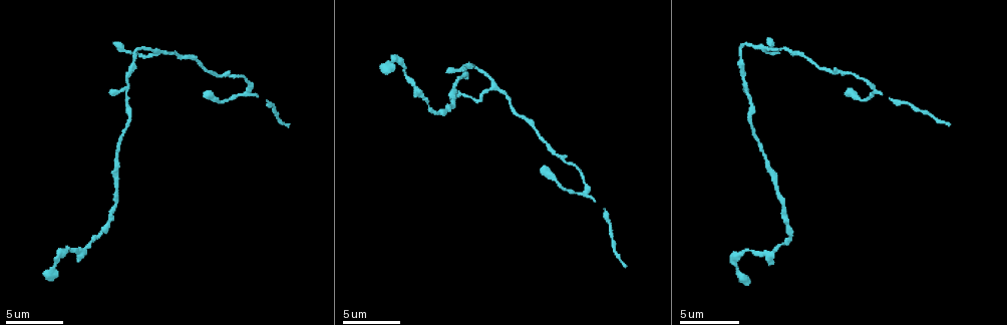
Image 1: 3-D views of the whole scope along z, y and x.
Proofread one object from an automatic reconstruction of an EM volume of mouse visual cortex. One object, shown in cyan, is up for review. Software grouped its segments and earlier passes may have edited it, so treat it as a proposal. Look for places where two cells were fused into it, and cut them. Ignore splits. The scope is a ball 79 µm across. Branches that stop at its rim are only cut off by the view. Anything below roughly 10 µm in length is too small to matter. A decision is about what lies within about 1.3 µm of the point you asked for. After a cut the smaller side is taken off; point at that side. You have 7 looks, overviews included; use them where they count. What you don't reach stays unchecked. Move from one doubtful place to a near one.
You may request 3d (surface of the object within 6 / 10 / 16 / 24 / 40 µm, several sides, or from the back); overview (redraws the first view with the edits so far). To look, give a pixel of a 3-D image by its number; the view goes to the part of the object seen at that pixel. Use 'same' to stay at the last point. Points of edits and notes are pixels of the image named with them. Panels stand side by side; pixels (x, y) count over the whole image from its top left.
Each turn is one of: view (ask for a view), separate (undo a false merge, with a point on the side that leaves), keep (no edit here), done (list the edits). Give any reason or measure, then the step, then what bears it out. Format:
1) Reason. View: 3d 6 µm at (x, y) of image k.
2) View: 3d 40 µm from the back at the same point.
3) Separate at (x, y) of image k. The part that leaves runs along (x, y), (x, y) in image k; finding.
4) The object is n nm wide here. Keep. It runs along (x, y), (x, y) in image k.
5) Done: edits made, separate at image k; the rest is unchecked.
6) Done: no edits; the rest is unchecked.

View: 3d 10 µm at (749, 94) of image 1.

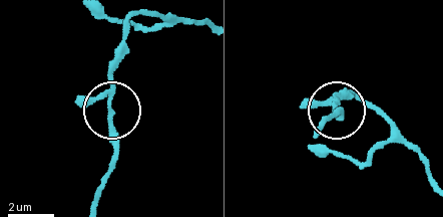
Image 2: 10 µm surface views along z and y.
Keep. It runs along (125, 55), (110, 82), (116, 167) in image 2; one cell here.

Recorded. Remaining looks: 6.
Thin neck. View: 3d 16 µm at (509, 102) of image 1.

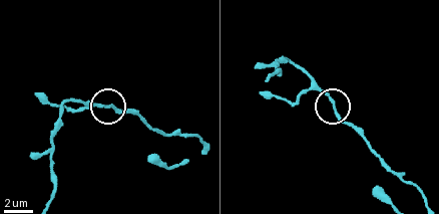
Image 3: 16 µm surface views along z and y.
View: 3d 6 µm at (333, 108) of image 3.

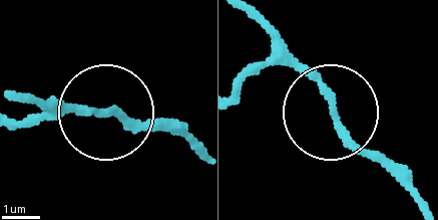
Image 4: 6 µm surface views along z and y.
Keep. It runs along (21, 97), (110, 107), (171, 127) in image 4; all the same cell.

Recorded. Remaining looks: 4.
Two arms at a narrow angle. View: 3d 10 µm at (841, 73) of image 1.

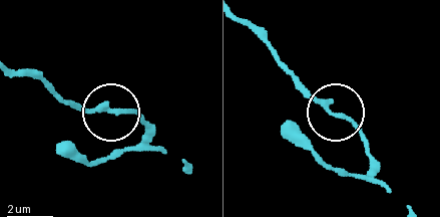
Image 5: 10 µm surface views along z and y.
View: 3d 6 µm at (339, 115) of image 5.

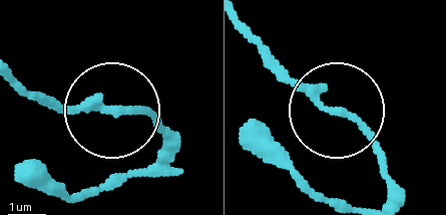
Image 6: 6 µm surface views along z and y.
Keep. It runs along (17, 76), (75, 105), (167, 125) in image 6; continuous, no second cell.

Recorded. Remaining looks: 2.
Calibre changes. View: 3d 6 µm at (764, 252) of image 1.

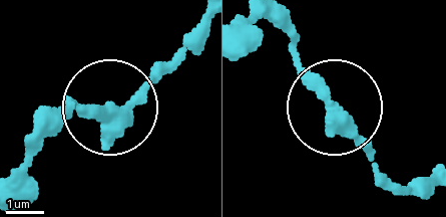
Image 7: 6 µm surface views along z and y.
4 arms meet here. Keep. Continuous, no second cell.

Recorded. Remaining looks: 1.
Done: no edits; the rest is unchecked.

